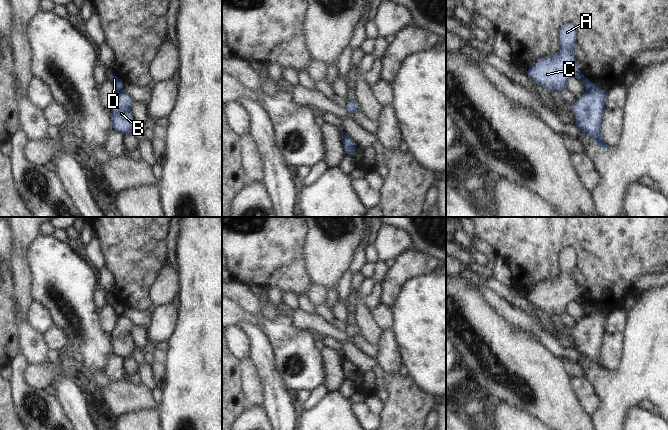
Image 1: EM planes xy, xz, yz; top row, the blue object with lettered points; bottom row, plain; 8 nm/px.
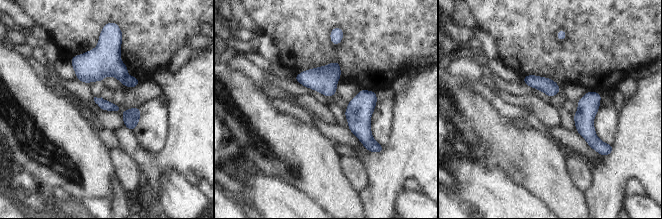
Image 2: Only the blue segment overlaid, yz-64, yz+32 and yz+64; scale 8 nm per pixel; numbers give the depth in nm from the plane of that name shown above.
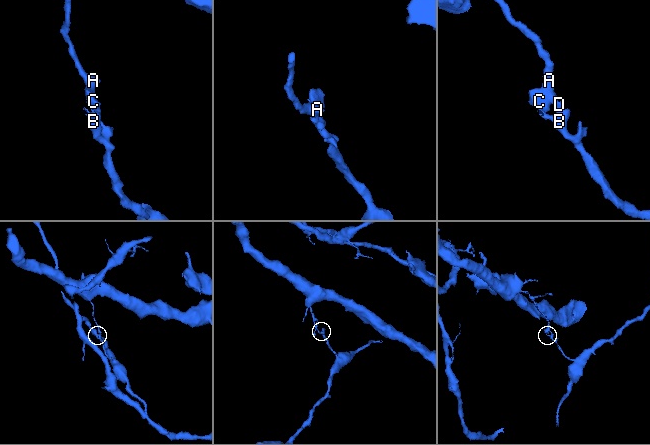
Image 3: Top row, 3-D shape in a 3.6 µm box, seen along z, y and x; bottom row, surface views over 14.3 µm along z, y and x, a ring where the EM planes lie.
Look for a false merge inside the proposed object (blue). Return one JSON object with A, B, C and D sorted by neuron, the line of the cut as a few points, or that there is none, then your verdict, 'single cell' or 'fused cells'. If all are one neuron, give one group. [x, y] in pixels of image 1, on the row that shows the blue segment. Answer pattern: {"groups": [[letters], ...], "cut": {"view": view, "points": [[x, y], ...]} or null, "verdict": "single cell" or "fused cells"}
{"groups": [["A", "C", "D"], ["B"]], "cut": {"view": "yz", "points": [[594, 86], [588, 90]]}, "verdict": "fused cells"}

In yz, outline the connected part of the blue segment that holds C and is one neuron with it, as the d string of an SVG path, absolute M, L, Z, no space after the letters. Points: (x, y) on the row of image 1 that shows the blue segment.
M574 24L563 25L559 31L560 52L552 58L541 58L525 74L549 91L555 90L561 93L566 90L567 82L572 77L576 77L583 82L588 90L594 88L594 82L580 72L572 54L576 38L577 30Z

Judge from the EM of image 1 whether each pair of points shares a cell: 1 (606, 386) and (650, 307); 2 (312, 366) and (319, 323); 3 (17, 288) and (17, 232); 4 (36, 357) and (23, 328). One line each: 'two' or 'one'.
1: one
2: two
3: one
4: one

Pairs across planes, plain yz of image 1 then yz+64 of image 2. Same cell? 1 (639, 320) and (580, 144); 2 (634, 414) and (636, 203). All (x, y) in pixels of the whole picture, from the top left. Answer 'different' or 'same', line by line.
1: different
2: same

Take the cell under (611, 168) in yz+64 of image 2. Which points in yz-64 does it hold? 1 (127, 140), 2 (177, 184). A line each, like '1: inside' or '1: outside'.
1: inside
2: outside

